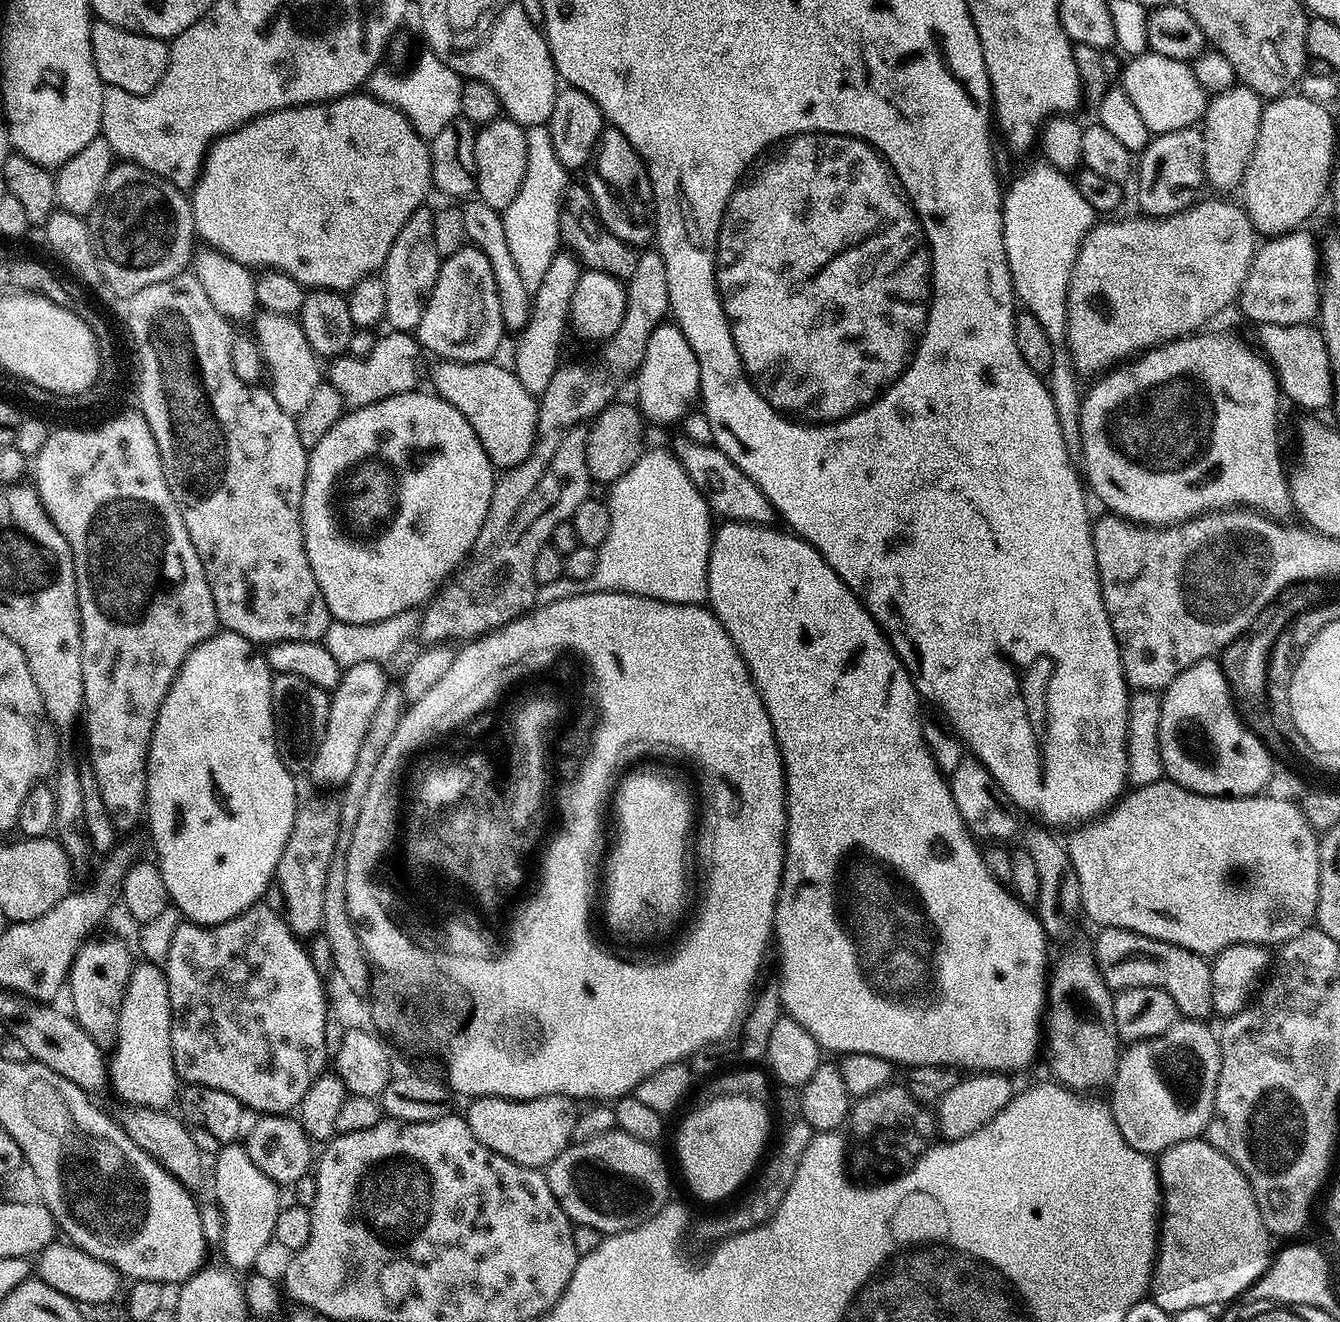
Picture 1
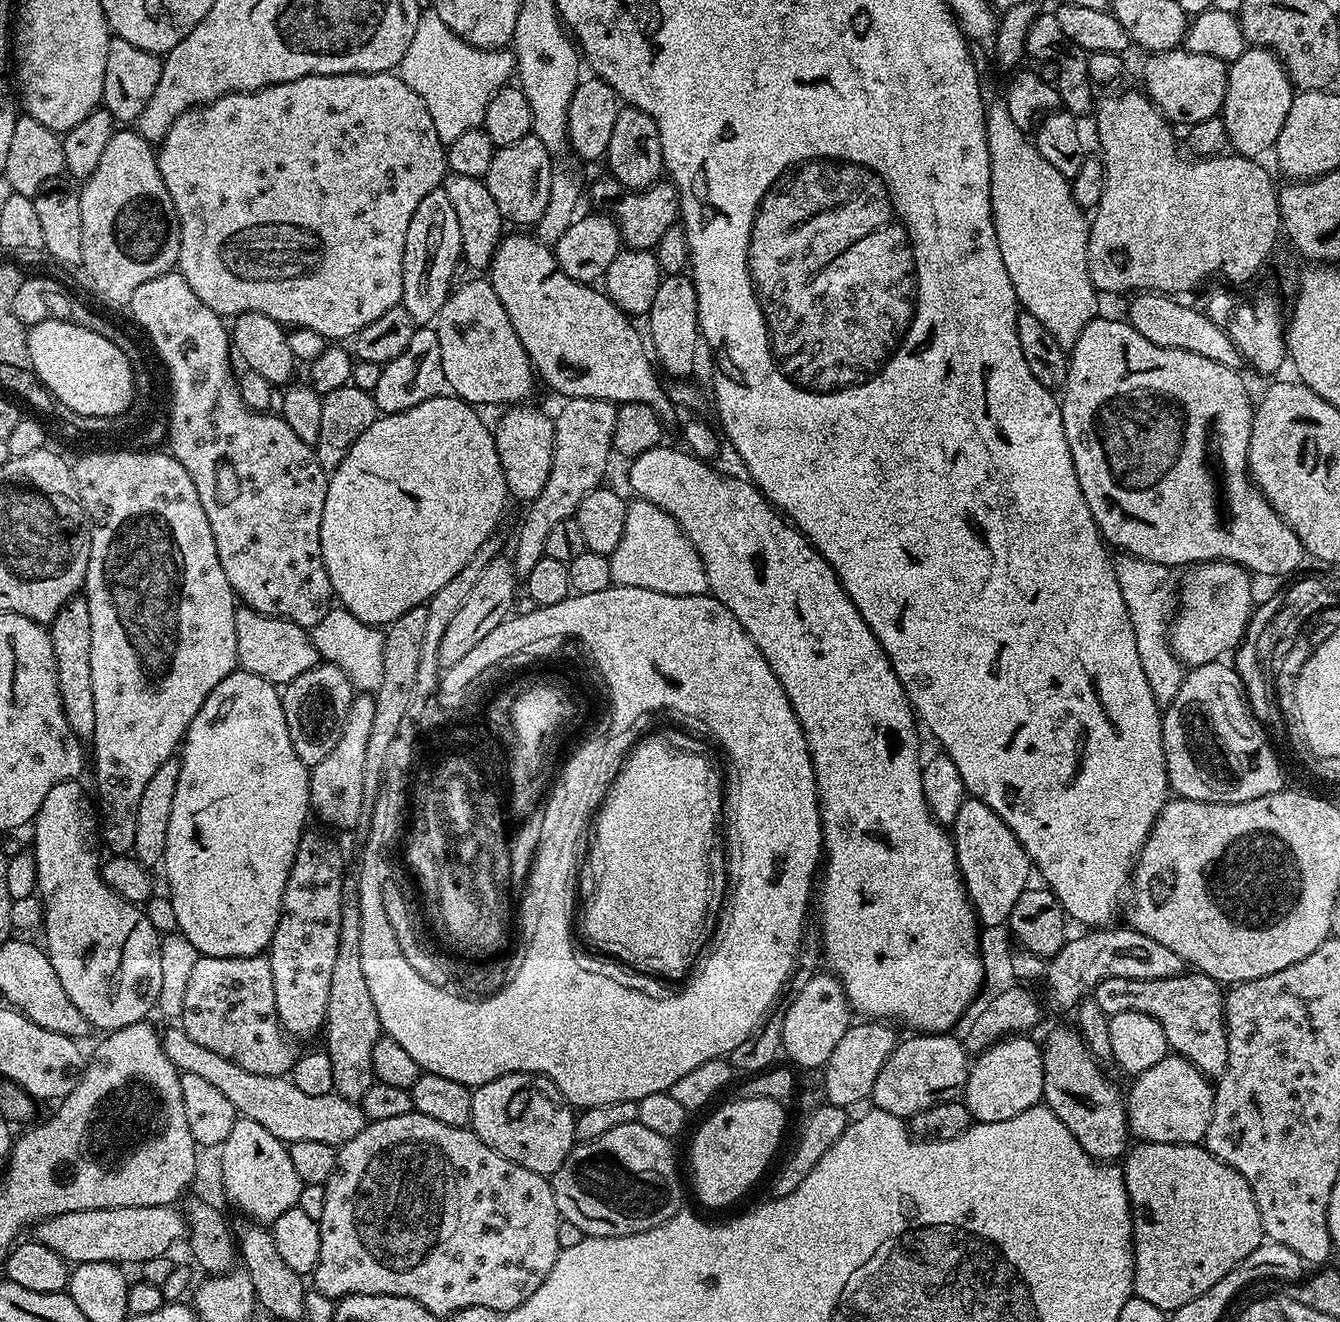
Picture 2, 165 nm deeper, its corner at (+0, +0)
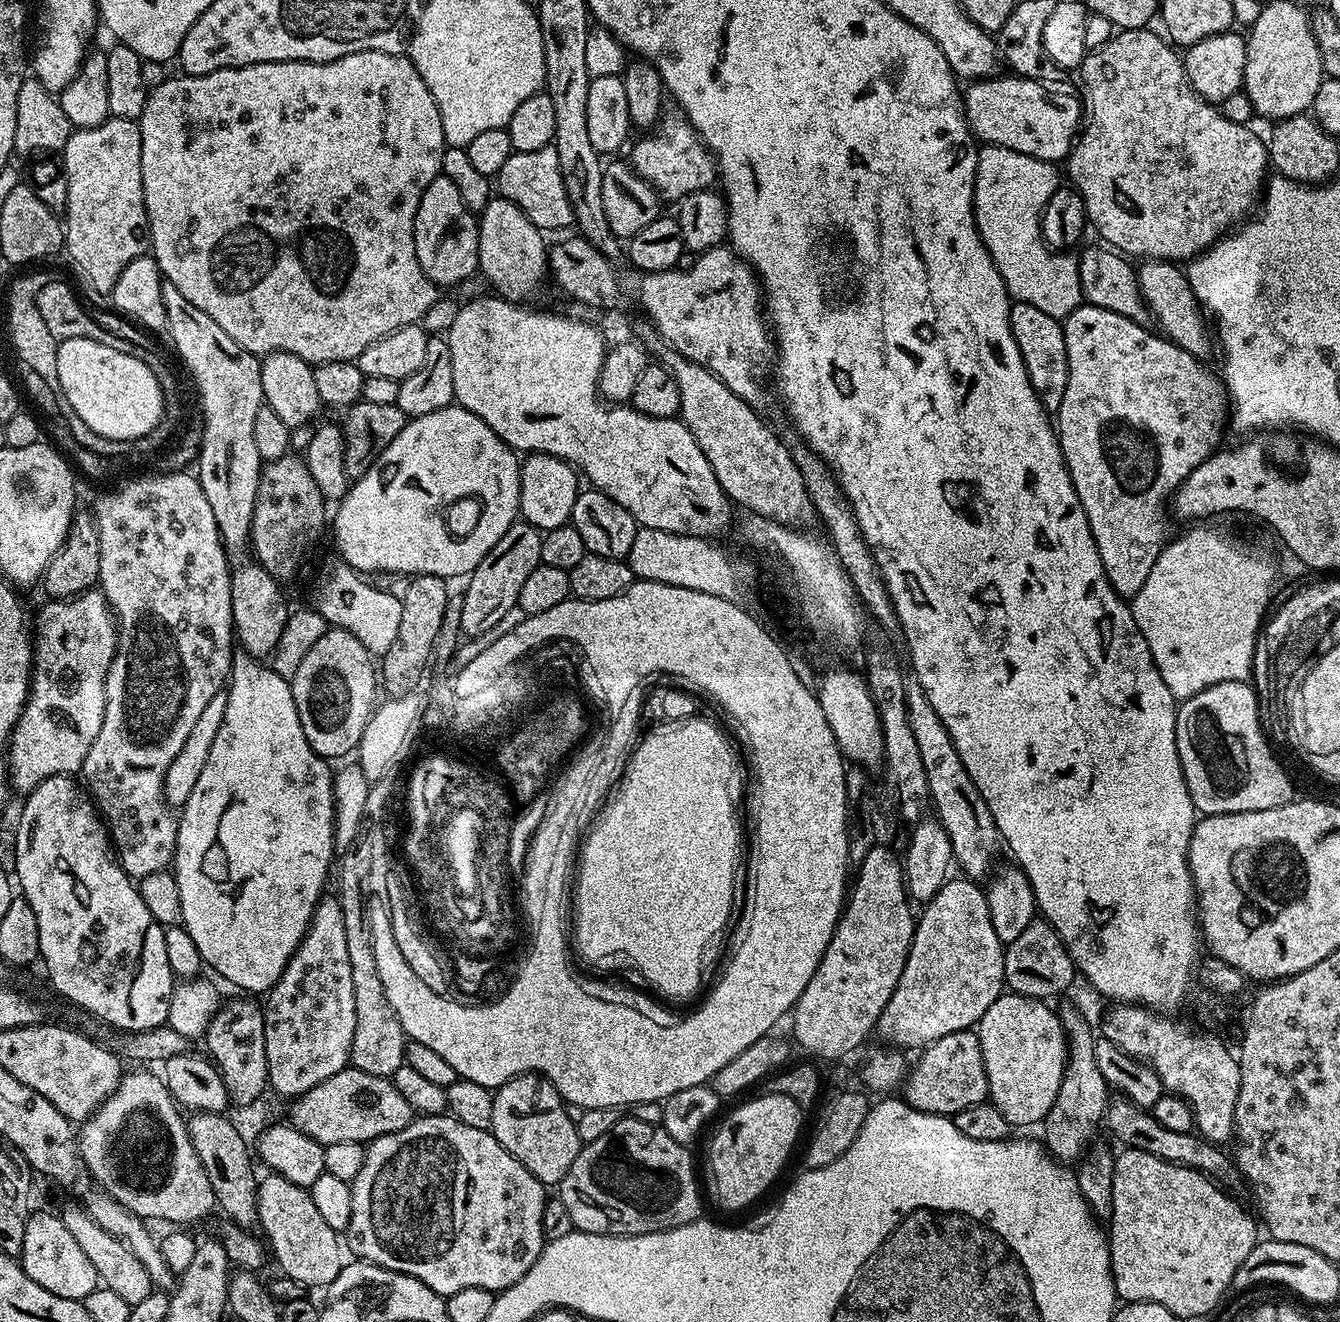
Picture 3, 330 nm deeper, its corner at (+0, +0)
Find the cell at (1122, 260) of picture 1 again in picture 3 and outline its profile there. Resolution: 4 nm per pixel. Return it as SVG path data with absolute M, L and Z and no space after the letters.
M1129 28L1120 30L1107 40L1102 47L1089 51L1084 57L1083 64L1078 69L1080 80L1088 91L1086 96L1086 123L1079 133L1078 139L1073 143L1071 152L1068 153L1066 167L1071 187L1079 192L1084 199L1084 211L1087 219L1096 227L1096 232L1101 236L1105 245L1111 246L1115 251L1125 257L1140 256L1149 260L1166 260L1169 262L1187 262L1200 255L1204 249L1216 243L1221 236L1233 231L1249 215L1252 207L1255 209L1261 203L1262 193L1266 187L1266 177L1270 172L1268 158L1268 145L1247 124L1230 122L1220 113L1219 107L1209 104L1202 99L1190 86L1184 73L1184 61L1181 53L1159 31L1152 32L1148 28Z

